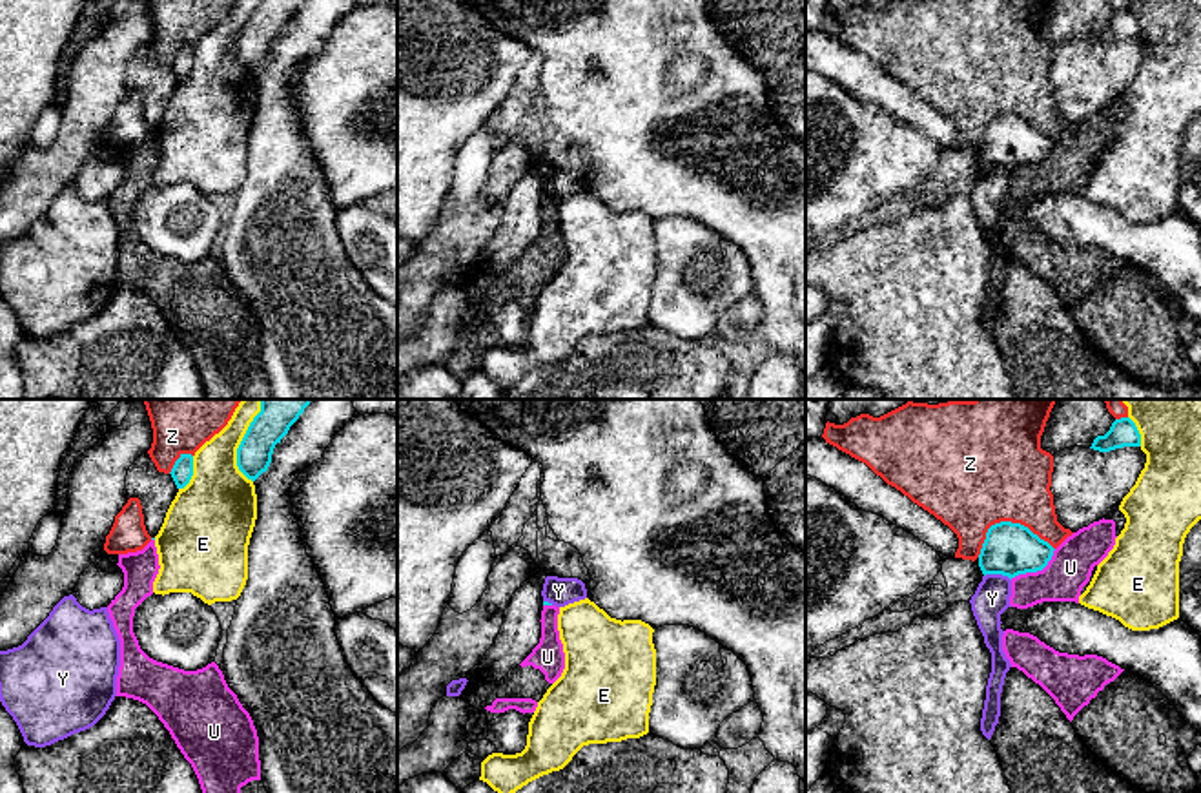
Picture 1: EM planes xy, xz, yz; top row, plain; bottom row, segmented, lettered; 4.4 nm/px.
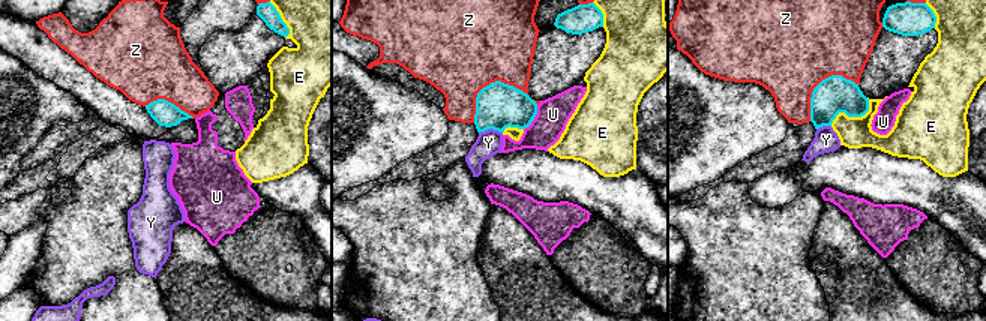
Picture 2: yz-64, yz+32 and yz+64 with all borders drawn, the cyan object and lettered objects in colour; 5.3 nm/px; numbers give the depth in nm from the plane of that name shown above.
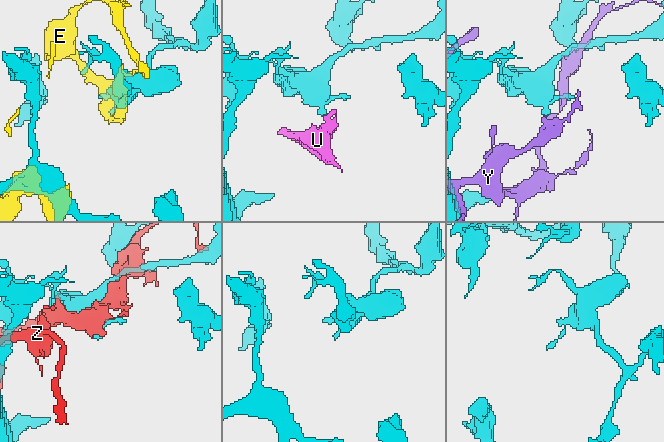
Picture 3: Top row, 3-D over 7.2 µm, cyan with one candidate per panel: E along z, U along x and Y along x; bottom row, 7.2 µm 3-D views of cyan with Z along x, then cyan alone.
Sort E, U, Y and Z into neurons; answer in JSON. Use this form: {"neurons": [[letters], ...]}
{"neurons": [["E"], ["U"], ["Y"], ["Z"]]}

